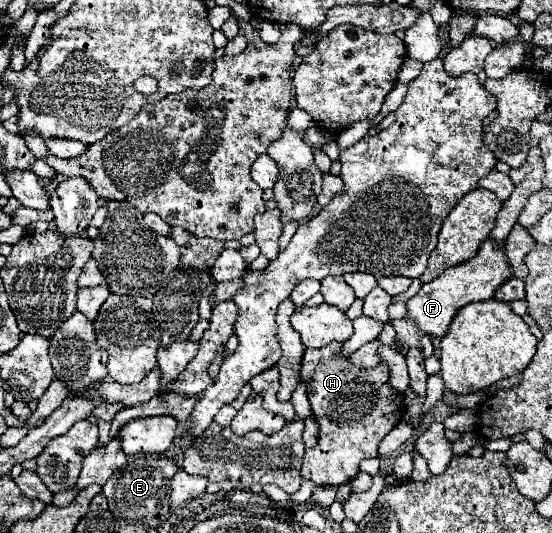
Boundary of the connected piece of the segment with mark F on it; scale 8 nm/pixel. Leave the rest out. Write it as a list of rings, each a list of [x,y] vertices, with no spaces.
[[[485,240],[481,244],[479,252],[475,254],[475,258],[471,258],[459,266],[451,266],[433,282],[423,284],[421,290],[411,300],[407,300],[407,316],[411,322],[415,322],[419,326],[419,330],[429,334],[431,338],[441,338],[441,336],[445,336],[445,332],[459,308],[463,308],[465,304],[471,304],[471,302],[493,298],[493,292],[511,274],[513,274],[513,270],[505,262],[503,248],[497,248],[491,240]]]

